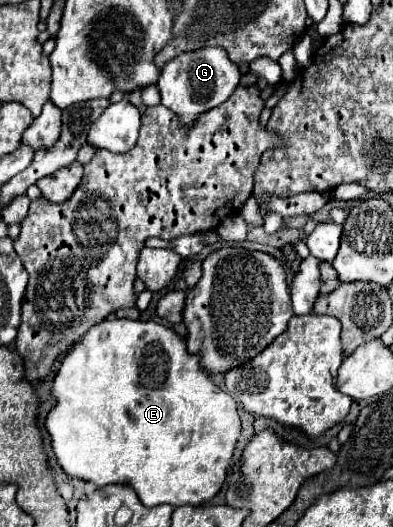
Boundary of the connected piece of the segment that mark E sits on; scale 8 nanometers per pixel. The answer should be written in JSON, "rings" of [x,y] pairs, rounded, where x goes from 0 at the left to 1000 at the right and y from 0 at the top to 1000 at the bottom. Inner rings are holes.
{"rings":[[[270,603],[270,607],[260,607],[254,615],[234,619],[198,649],[188,649],[168,664],[163,683],[158,683],[158,691],[153,691],[137,721],[132,721],[127,755],[137,759],[137,767],[132,767],[132,774],[117,789],[117,816],[127,824],[132,854],[142,861],[142,873],[178,907],[204,907],[204,911],[234,915],[249,926],[270,922],[270,918],[316,918],[316,922],[341,926],[341,934],[351,937],[351,945],[366,960],[433,956],[443,964],[468,960],[468,956],[504,960],[514,953],[529,953],[565,926],[570,907],[575,907],[580,877],[590,869],[601,835],[611,827],[611,793],[606,793],[601,763],[585,748],[550,736],[550,729],[534,721],[534,713],[504,694],[504,676],[483,672],[473,664],[468,645],[438,622],[427,622],[417,615],[402,615],[402,611],[326,607],[326,603]]]}

